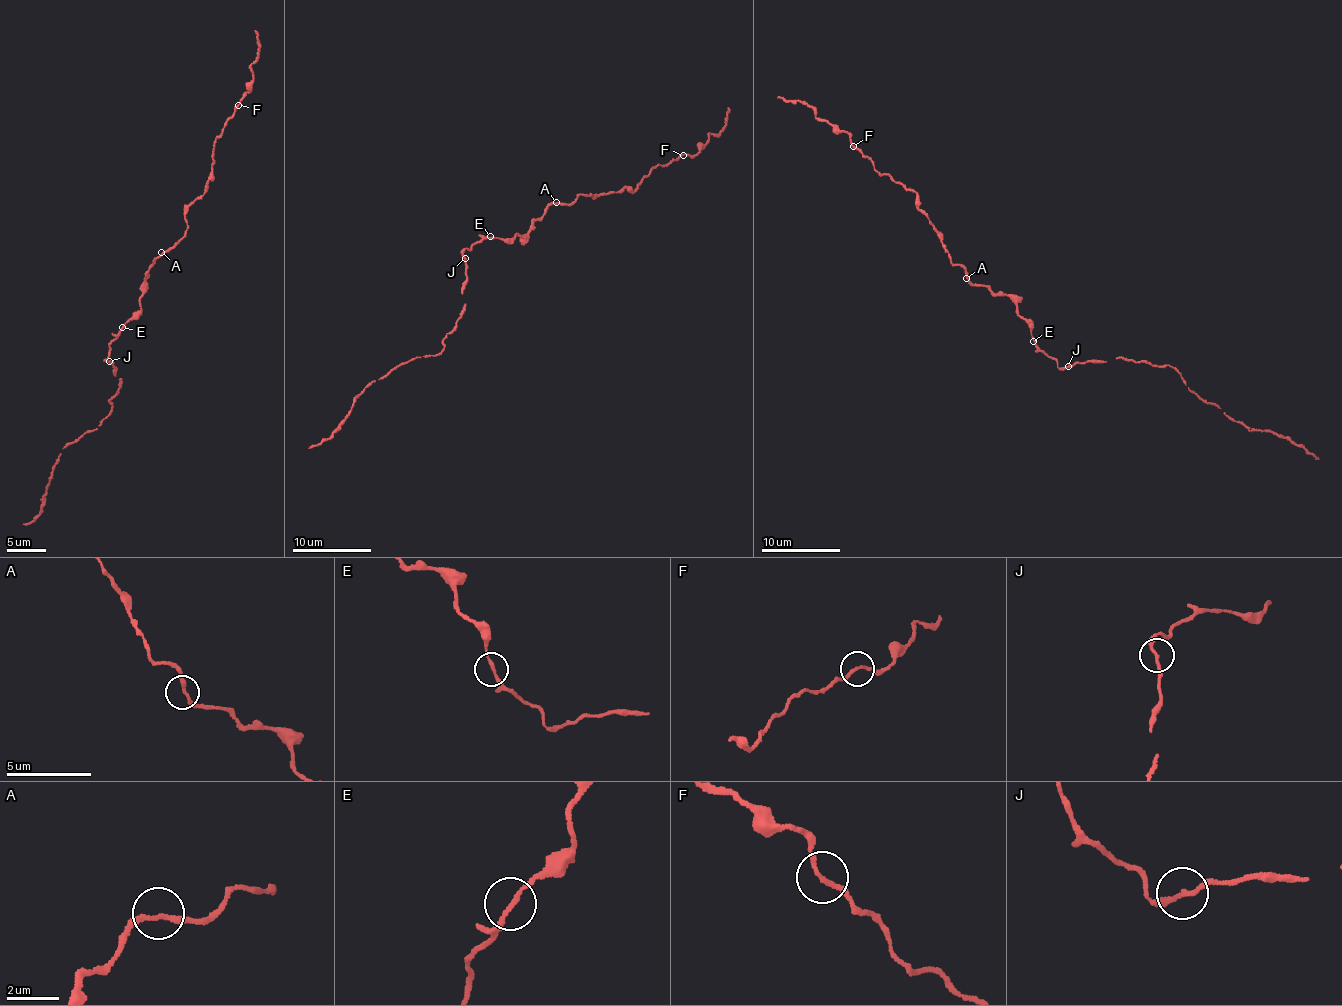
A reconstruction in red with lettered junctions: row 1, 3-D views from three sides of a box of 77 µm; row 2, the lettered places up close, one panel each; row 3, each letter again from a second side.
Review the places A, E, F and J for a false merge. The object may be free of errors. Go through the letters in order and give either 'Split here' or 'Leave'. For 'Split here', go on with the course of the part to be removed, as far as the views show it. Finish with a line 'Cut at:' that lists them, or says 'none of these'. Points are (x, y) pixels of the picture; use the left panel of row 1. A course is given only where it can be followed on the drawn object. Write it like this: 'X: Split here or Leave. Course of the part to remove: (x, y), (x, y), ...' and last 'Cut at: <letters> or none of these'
A: Leave
E: Leave
F: Leave
J: Leave
Cut at: none of these

